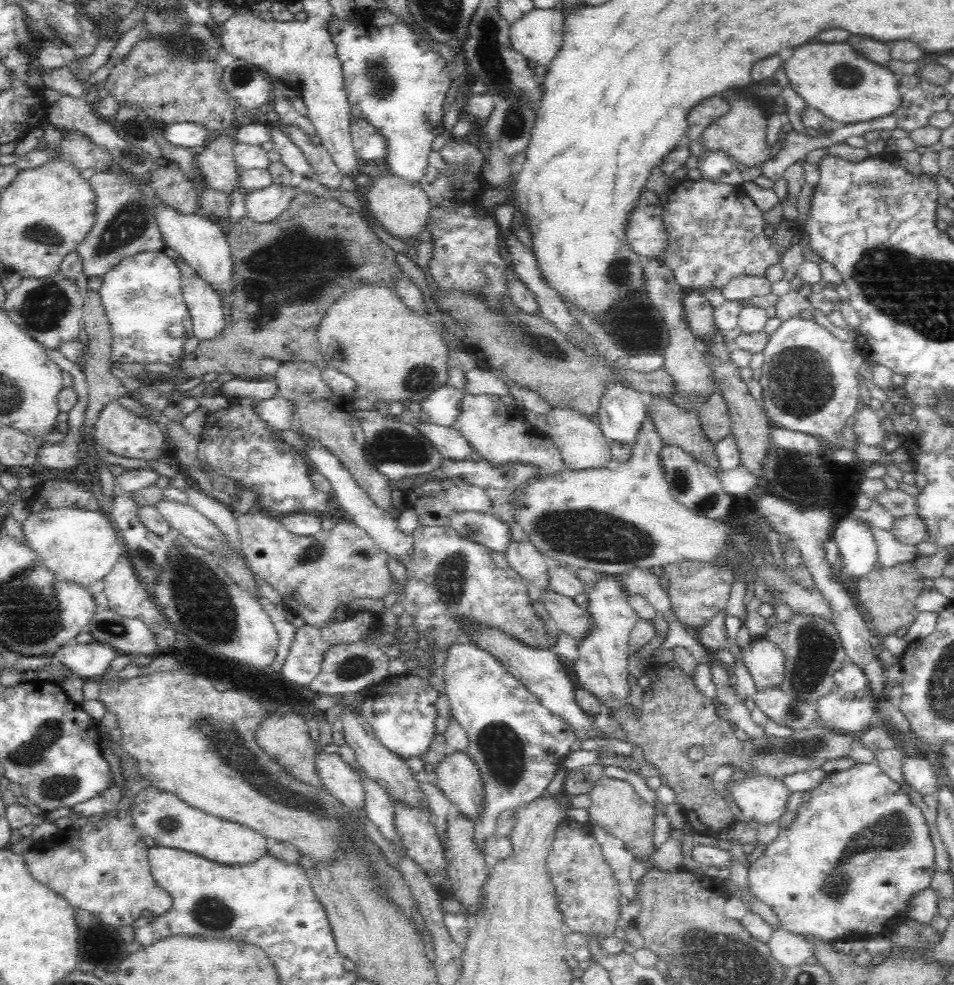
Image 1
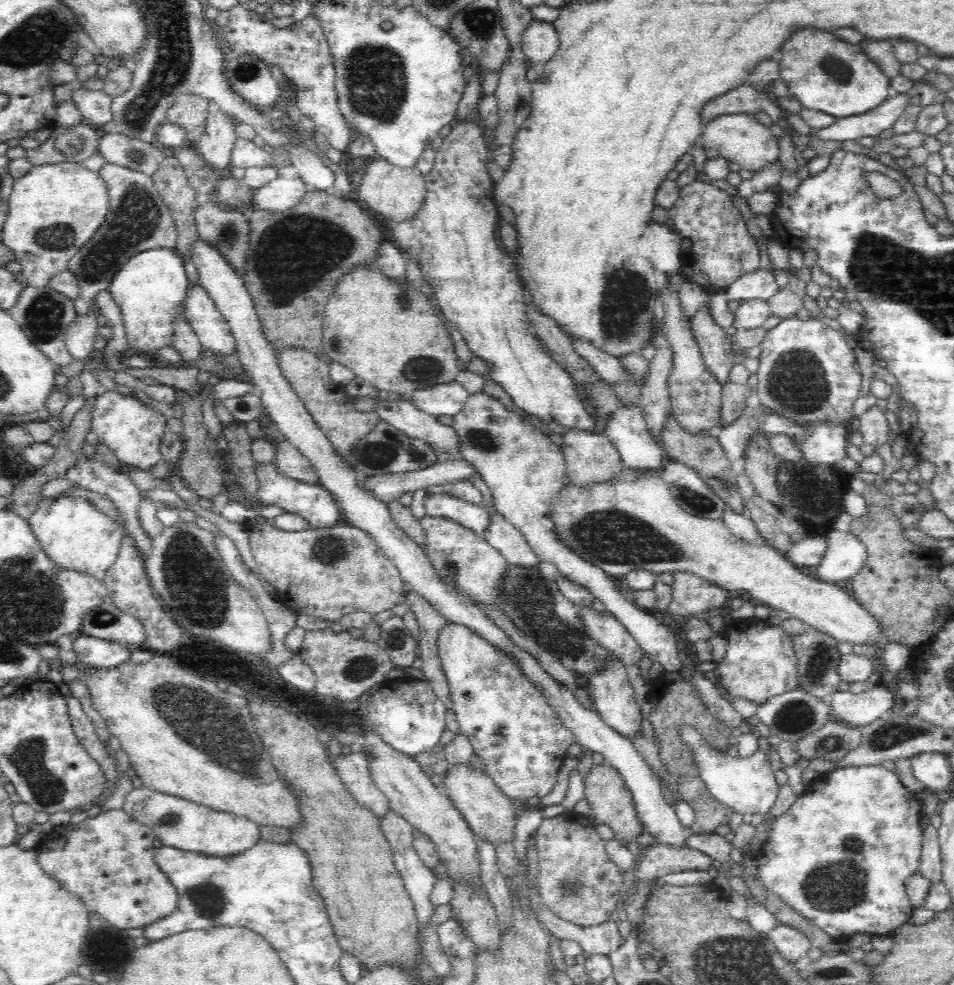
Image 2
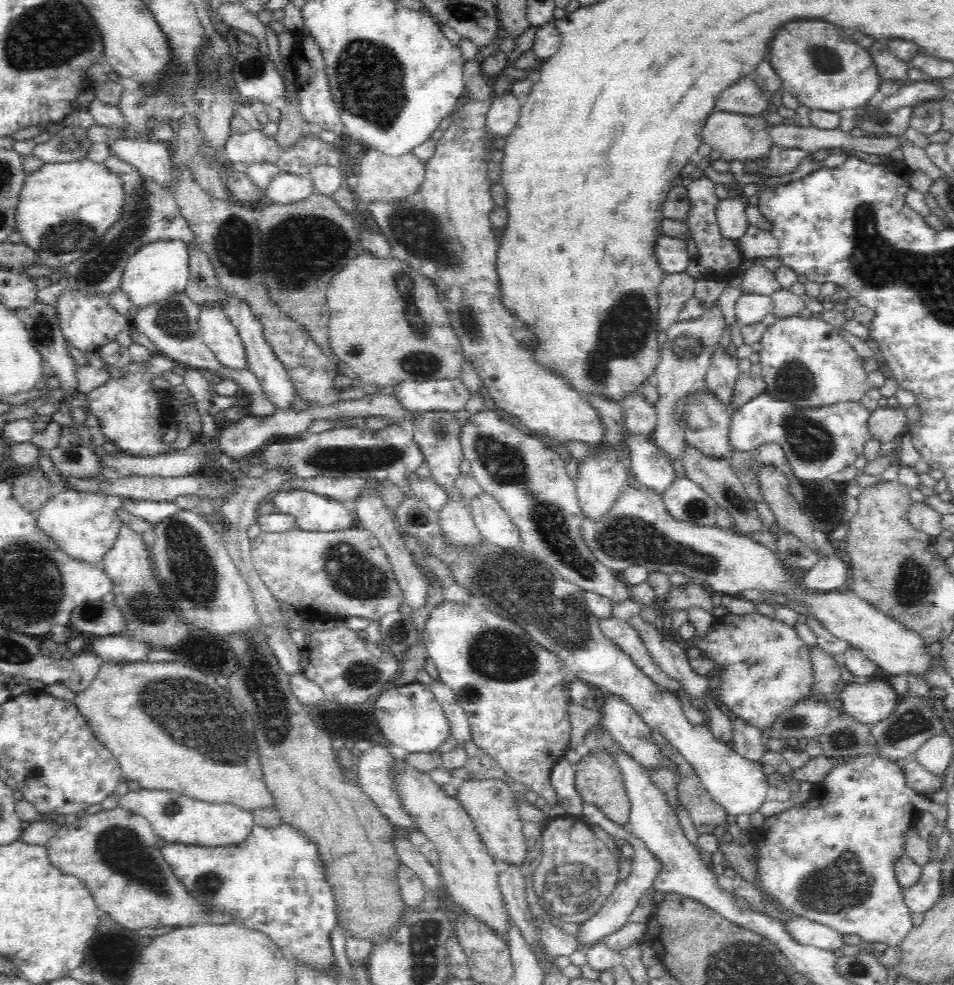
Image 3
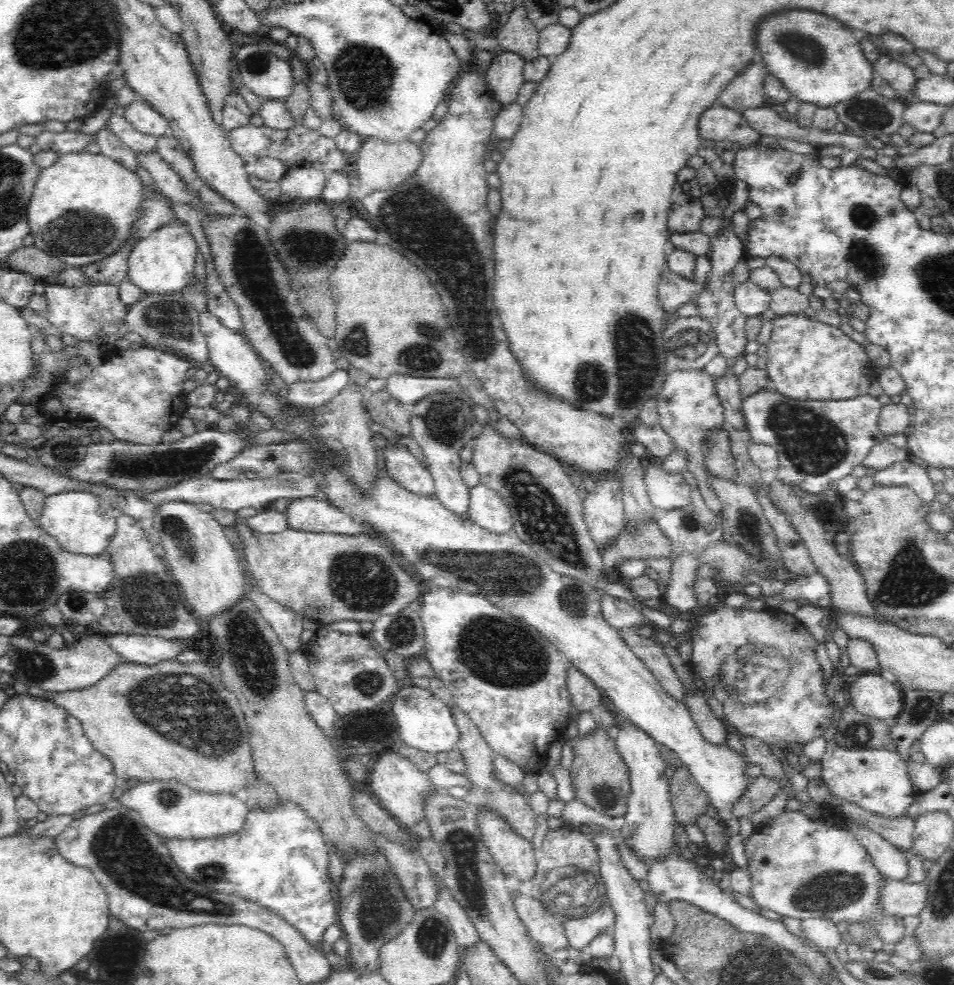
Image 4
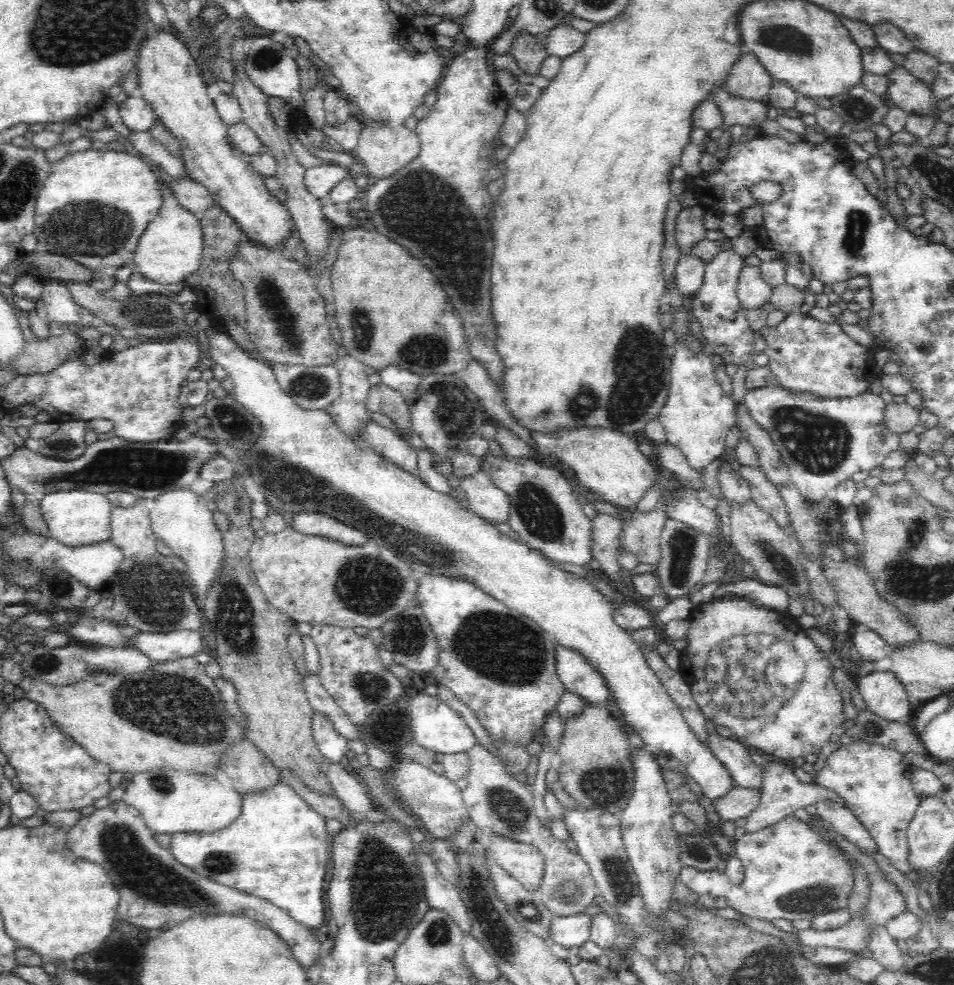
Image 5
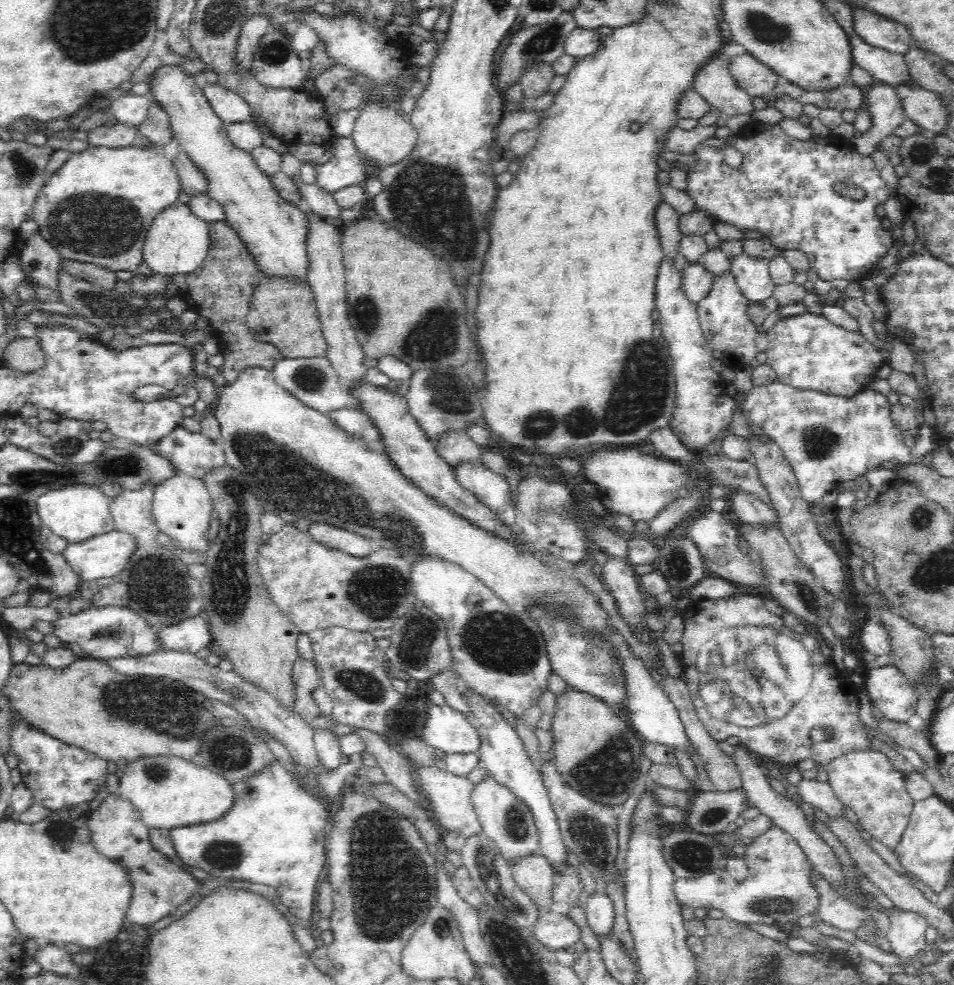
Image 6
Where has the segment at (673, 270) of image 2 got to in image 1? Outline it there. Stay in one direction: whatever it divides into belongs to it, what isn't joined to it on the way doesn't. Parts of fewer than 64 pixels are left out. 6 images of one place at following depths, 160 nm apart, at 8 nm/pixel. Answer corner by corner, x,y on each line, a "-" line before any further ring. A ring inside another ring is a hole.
656,200
654,204
637,203
626,220
626,242
642,258
662,257
666,246
666,229
663,221
663,203

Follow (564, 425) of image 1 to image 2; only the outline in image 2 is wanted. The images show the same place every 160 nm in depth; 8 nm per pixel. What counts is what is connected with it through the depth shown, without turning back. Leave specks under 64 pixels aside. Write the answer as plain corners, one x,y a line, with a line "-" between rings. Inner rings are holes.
566,428
560,444
565,457
567,477
576,486
588,486
594,482
606,482
623,468
616,447
610,443
600,430
584,431
580,429

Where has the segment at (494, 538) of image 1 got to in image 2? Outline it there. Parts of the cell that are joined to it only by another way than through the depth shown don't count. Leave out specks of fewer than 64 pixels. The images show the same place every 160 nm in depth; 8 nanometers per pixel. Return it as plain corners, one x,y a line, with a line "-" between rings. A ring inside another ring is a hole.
432,495
425,497
425,508
428,516
457,522
486,541
491,520
489,511
484,507
465,503
450,495

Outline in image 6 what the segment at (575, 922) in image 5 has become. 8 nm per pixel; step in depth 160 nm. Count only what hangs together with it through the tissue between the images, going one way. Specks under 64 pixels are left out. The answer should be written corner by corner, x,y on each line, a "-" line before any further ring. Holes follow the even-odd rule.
548,913
540,917
532,929
536,939
556,952
581,940
578,925
568,915

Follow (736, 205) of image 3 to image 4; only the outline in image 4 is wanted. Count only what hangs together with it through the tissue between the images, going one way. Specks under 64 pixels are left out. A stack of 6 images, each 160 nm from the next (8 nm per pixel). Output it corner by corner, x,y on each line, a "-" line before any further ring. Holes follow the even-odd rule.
713,194
701,196
700,199
704,214
720,219
722,232
711,246
713,248
713,253
711,254
711,273
705,282
704,290
694,302
697,306
699,316
709,320
713,326
720,354
726,359
736,358
737,356
745,355
744,345
747,343
744,332
747,318
736,308
733,295
735,288
731,277
732,269
743,256
742,241
736,234
731,218
727,219
724,217
724,209
718,205
719,199

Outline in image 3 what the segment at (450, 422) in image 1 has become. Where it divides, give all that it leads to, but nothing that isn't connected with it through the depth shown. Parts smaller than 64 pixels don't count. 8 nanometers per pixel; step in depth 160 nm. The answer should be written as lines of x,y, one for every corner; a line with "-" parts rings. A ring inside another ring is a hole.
429,380
428,382
406,381
394,388
394,397
404,409
417,413
442,411
448,413
465,410
470,391
464,383
452,380

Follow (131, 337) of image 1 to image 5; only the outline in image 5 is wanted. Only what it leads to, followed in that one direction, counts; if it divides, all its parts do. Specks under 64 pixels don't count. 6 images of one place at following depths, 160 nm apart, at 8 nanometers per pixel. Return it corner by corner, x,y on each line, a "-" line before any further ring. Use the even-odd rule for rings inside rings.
164,187
162,190
163,203
158,216
150,222
142,233
132,261
136,271
142,274
146,280
150,280
154,284
170,286
170,284
184,283
188,276
198,270
204,241
200,216
178,205
170,189

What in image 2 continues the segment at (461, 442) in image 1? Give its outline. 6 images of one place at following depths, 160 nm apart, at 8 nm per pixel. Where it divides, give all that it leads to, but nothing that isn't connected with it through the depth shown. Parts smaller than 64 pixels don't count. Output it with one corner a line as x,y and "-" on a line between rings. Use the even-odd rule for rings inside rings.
391,397
377,400
376,414
409,438
428,443
437,454
437,463
460,457
460,437
452,426
438,422
437,418
420,411
412,402

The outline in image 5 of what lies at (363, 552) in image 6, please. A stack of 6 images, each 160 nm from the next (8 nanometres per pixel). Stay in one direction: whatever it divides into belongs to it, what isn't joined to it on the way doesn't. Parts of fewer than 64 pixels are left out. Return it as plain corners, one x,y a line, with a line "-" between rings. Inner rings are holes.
302,510
294,514
290,520
290,527
301,534
313,535
342,543
342,545
362,546
370,541
366,534
349,526
346,522
340,522
323,512
308,512

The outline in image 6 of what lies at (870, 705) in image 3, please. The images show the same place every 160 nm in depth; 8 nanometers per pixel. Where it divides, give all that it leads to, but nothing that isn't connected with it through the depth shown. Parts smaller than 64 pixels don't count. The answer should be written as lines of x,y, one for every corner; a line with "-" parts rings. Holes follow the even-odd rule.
894,664
882,667
873,666
864,678
864,684
871,708
876,708
880,716
894,722
905,723
912,714
916,713
916,690

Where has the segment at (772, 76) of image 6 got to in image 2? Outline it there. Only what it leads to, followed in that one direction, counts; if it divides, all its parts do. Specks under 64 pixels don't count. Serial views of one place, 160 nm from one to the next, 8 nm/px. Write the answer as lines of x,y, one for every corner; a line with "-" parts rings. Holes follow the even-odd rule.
744,84
744,86
729,90
726,94
717,96
702,106
702,110
700,110
702,126
699,129
698,136
701,138
701,134
705,130
705,124
715,118
729,114
754,115
758,110
767,112
774,125
782,121
780,108
769,95
763,94
750,84

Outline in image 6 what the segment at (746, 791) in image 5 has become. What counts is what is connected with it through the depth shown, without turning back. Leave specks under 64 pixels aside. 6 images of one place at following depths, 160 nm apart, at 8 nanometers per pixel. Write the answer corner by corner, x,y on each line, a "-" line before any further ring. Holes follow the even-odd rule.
742,789
699,791
693,794
685,822
694,832
724,833
733,828
735,819
748,808
747,804

